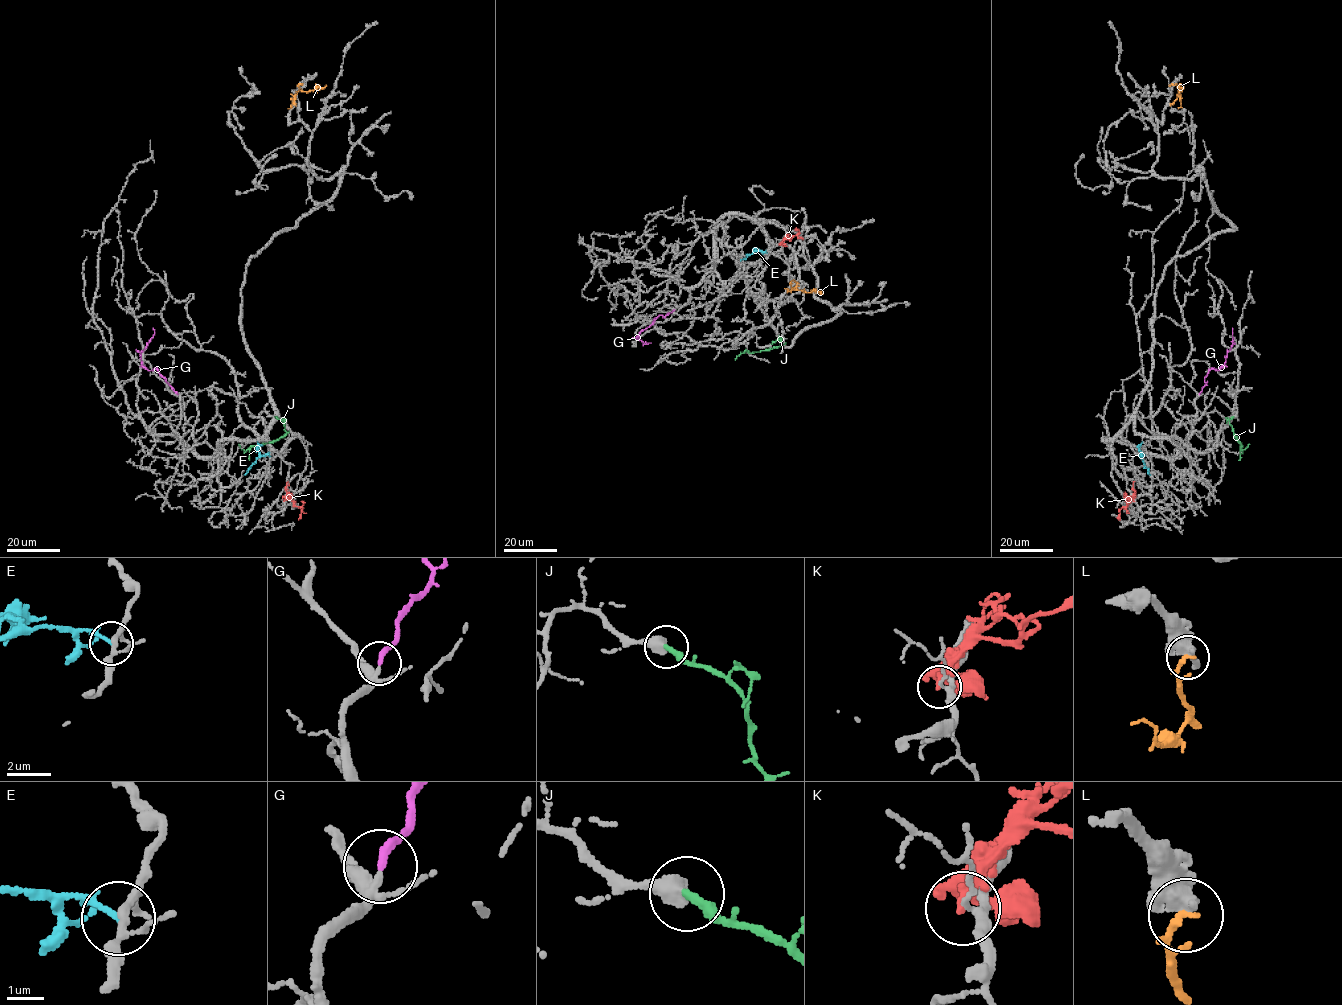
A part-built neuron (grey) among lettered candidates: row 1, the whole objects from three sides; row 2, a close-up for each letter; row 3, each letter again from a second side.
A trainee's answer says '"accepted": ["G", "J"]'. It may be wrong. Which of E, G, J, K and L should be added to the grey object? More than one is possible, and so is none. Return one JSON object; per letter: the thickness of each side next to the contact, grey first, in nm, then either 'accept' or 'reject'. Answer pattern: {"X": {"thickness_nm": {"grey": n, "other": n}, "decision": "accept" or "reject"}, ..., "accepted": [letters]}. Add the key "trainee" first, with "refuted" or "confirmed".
{"trainee": "confirmed", "E": {"thickness_nm": {"grey": 170, "other": 160}, "decision": "reject"}, "G": {"thickness_nm": {"grey": 240, "other": 240}, "decision": "accept"}, "J": {"thickness_nm": {"grey": 650, "other": 260}, "decision": "accept"}, "K": {"thickness_nm": {"grey": 240, "other": 240}, "decision": "reject"}, "L": {"thickness_nm": {"grey": 650, "other": 180}, "decision": "reject"}, "accepted": ["G", "J"]}

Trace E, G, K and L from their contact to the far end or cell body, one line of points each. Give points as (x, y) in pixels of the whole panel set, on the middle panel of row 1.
E: (766, 252), (756, 250), (740, 260)
G: (673, 310), (665, 316), (659, 315), (638, 336), (642, 341), (649, 343)
K: (780, 245), (795, 236), (798, 232), (795, 230)
L: (791, 281), (794, 289), (822, 294)

